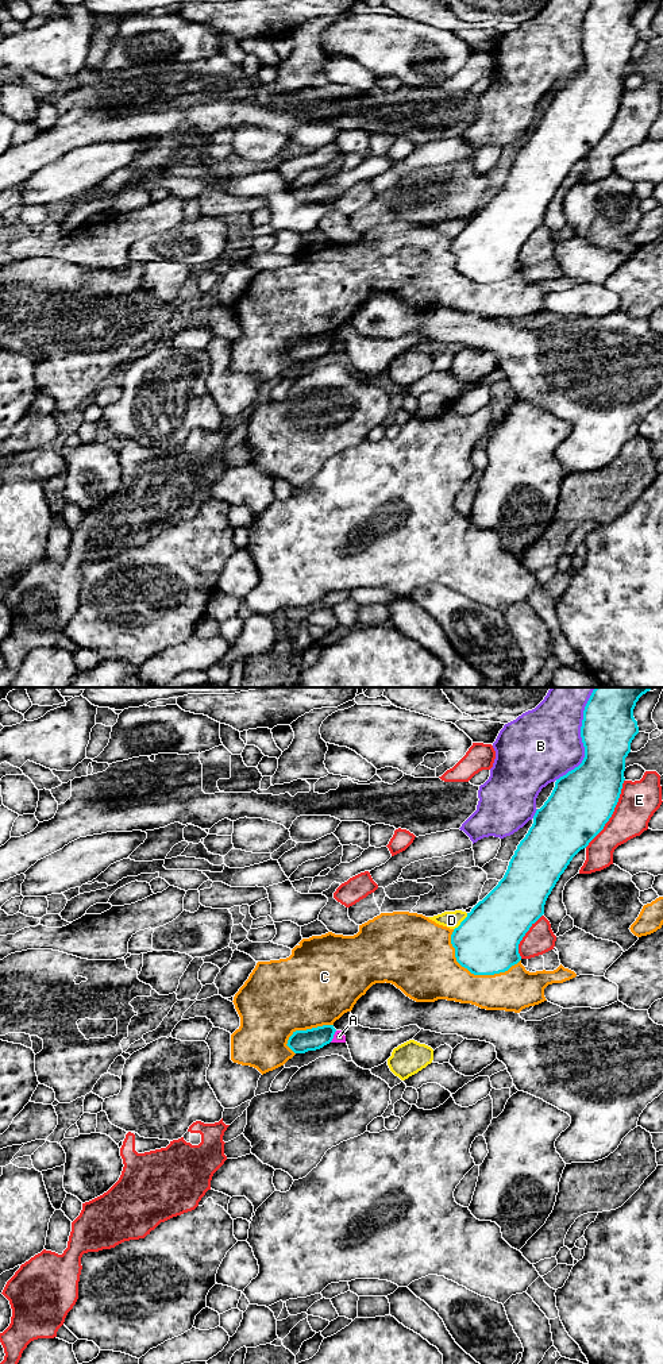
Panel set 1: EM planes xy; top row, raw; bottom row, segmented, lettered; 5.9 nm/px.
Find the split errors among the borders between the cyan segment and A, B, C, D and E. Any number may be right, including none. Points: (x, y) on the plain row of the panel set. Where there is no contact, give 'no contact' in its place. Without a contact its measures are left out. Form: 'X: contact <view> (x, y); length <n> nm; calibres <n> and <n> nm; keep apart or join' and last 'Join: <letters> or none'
A: contact xy (332, 345); length 80 nm; calibres 140 and 70 nm; keep apart
B: contact xy (582, 49); length 550 nm; calibres 320 and 440 nm; keep apart
C: contact xy (475, 282); length 460 nm; calibres 380 and 300 nm; keep apart
D: contact xy (462, 230); length 130 nm; calibres 380 and 100 nm; keep apart
E: contact xy (612, 122); length 480 nm; calibres 380 and 240 nm; keep apart
Join: none

